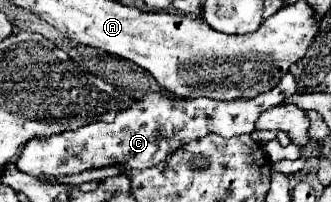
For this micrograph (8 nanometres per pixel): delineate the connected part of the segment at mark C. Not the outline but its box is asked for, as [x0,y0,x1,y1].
[16,75,293,177]

